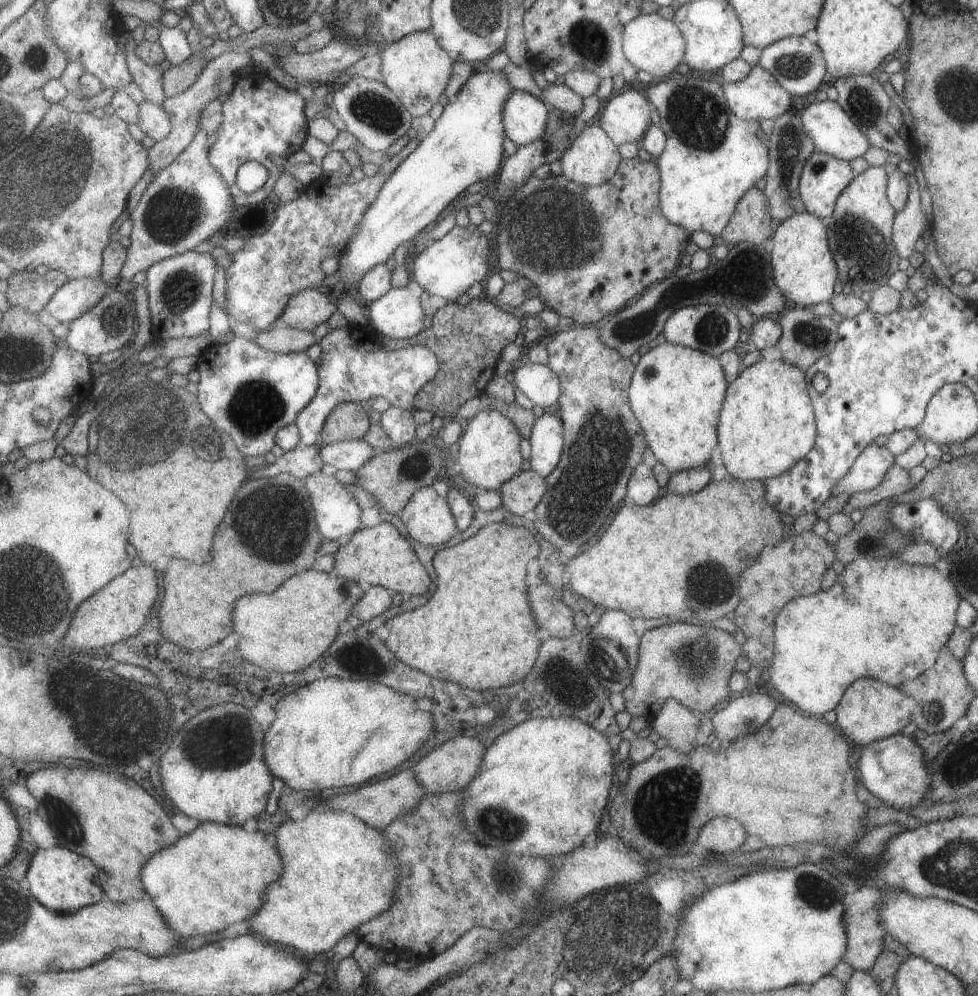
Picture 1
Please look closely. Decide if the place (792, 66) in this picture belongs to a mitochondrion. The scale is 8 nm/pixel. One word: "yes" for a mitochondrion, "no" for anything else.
yes

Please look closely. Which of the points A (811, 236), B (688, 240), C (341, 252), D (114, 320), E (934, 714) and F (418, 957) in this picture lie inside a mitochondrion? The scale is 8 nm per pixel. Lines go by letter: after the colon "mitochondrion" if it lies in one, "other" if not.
A: other
B: other
C: other
D: mitochondrion
E: mitochondrion
F: other

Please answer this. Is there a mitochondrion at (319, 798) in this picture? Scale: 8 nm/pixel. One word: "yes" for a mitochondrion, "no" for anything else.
no

